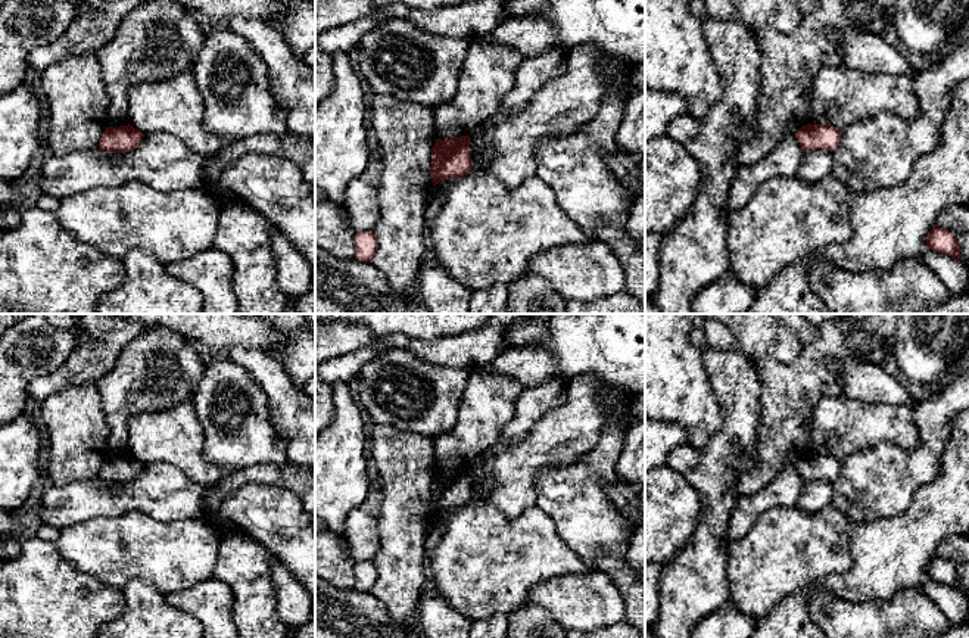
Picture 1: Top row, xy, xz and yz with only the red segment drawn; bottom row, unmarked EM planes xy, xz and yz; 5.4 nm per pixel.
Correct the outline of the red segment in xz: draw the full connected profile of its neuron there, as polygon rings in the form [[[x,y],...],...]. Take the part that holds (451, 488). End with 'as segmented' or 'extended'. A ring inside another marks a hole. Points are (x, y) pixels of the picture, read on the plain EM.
[[[470,466],[437,469],[431,480],[430,505],[433,516],[459,508],[473,499]]]; as segmented

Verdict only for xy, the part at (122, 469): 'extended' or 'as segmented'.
as segmented

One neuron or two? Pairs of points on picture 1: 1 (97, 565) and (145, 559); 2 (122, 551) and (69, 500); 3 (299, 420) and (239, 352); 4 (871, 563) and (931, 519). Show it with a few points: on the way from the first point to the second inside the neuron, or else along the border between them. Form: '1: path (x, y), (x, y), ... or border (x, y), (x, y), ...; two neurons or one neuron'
1: path (109, 559), (133, 559); one neuron
2: border (124, 512), (115, 516), (94, 516), (59, 531); two neurons
3: path (287, 402), (282, 392), (256, 367); one neuron
4: path (885, 559), (916, 534); one neuron

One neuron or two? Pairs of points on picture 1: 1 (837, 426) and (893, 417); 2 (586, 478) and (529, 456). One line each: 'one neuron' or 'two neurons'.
1: one neuron
2: two neurons

